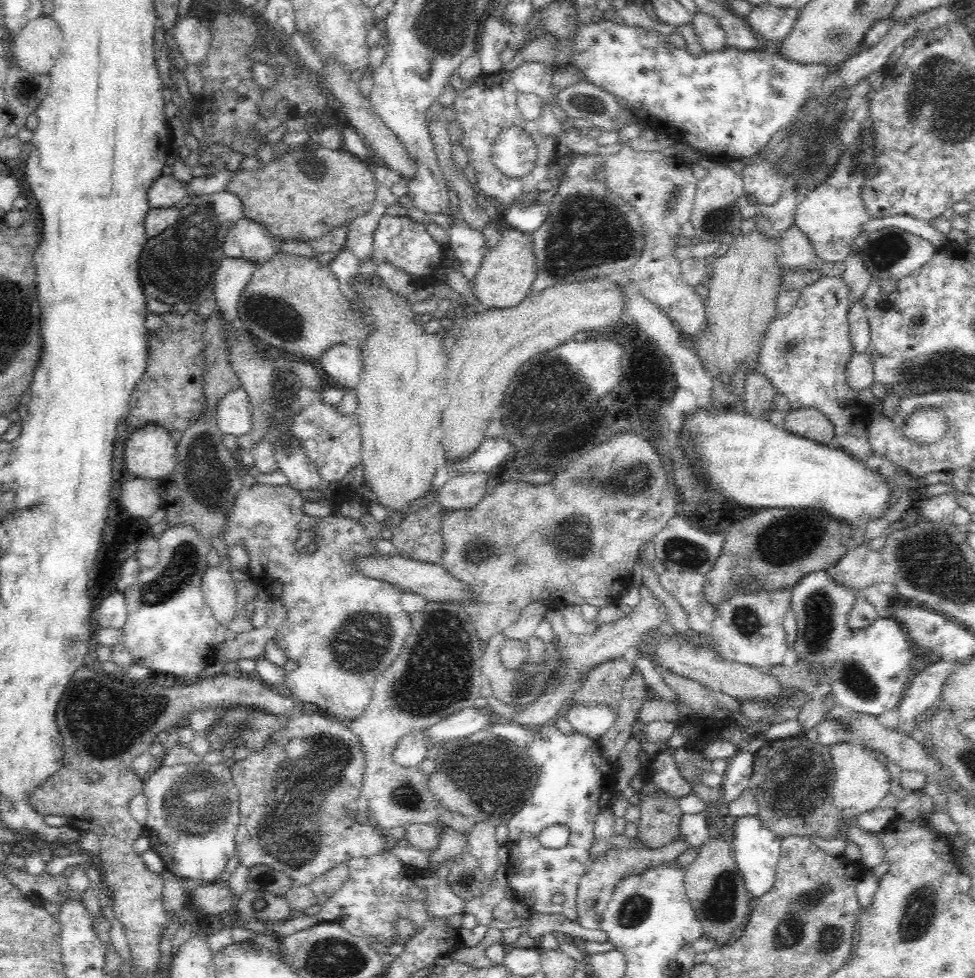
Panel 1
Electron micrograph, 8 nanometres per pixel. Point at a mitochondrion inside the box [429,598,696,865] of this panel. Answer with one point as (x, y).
(465, 766)

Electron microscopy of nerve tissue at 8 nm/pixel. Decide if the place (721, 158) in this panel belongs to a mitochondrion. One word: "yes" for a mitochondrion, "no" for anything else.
no

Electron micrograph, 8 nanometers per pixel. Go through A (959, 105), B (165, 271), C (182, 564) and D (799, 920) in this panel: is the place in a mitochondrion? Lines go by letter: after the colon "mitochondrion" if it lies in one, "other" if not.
A: mitochondrion
B: mitochondrion
C: mitochondrion
D: mitochondrion

